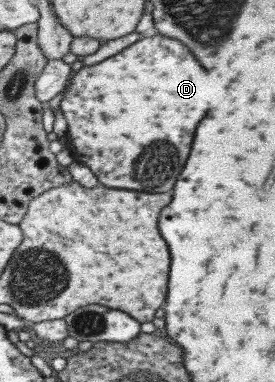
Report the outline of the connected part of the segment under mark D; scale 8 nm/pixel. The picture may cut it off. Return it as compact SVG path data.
M145 35L139 37L133 45L125 47L120 53L103 59L99 63L91 66L83 66L73 76L69 77L71 81L65 89L65 94L59 102L60 111L67 123L66 137L71 156L81 165L86 165L97 178L98 184L103 187L111 187L113 189L139 189L143 193L163 193L171 192L171 187L185 163L185 157L189 153L189 141L193 139L193 129L197 127L197 123L203 119L207 107L209 107L209 89L207 89L207 73L203 67L199 67L199 63L191 57L191 53L173 39L161 37L161 35L153 35L149 39L145 39Z

